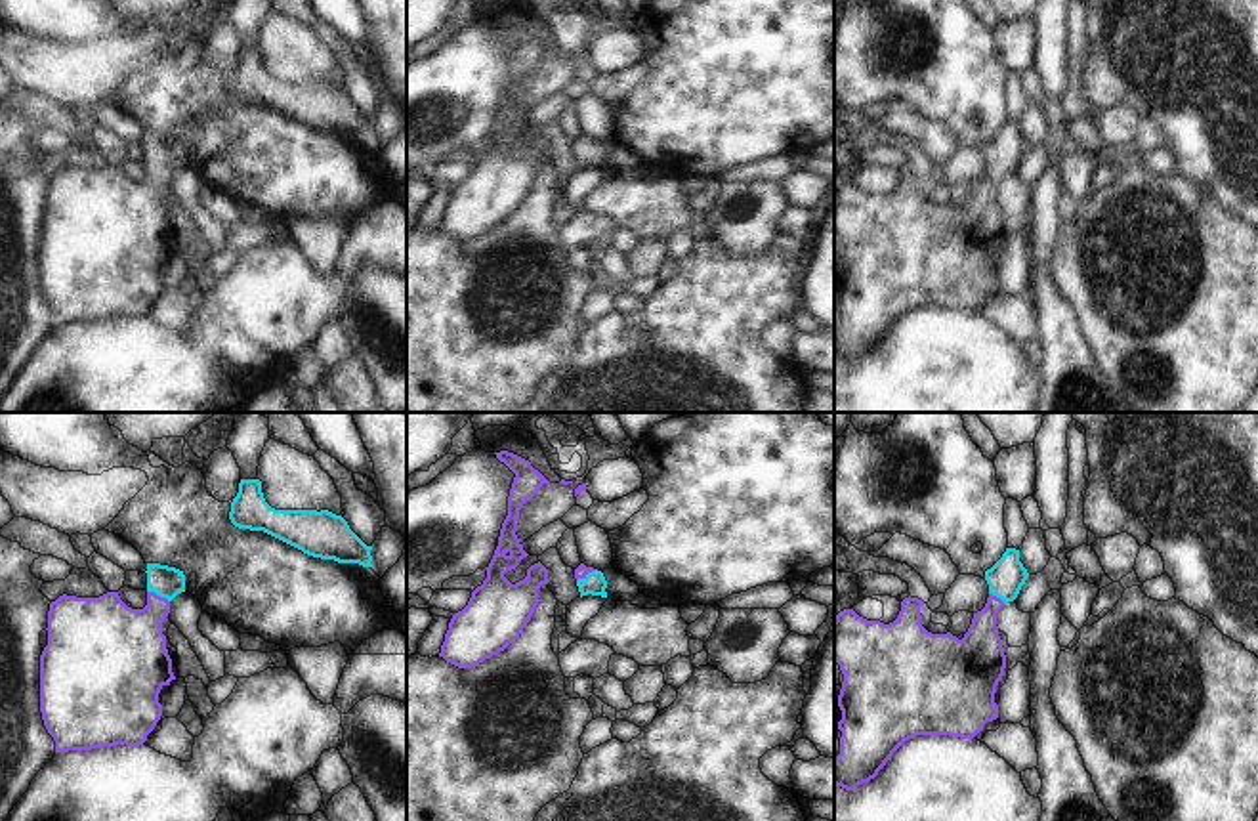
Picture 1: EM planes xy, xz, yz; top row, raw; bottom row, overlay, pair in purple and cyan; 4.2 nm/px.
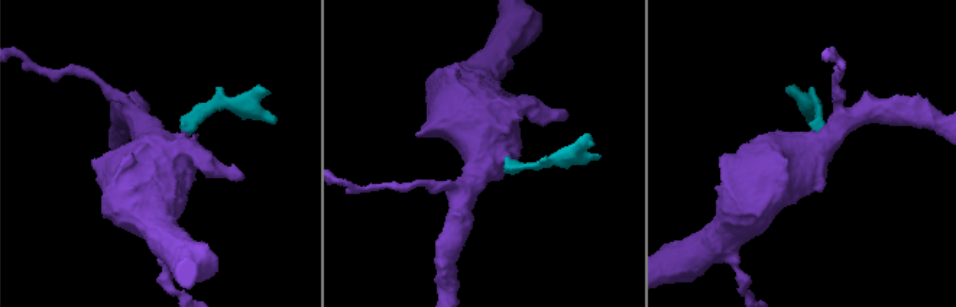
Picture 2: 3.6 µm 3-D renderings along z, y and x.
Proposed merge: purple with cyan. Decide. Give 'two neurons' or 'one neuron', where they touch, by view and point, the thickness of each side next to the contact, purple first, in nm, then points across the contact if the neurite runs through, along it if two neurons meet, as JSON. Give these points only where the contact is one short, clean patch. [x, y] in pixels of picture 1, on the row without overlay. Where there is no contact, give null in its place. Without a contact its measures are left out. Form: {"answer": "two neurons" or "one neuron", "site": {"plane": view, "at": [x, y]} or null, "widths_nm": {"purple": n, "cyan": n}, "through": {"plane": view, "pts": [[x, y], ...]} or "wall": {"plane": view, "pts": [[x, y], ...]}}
{"answer": "one neuron", "site": {"plane": "xy", "at": [159, 168]}, "widths_nm": {"purple": 320, "cyan": 130}, "through": {"plane": "xy", "pts": [[126, 218], [157, 182], [159, 168], [165, 153]]}}

